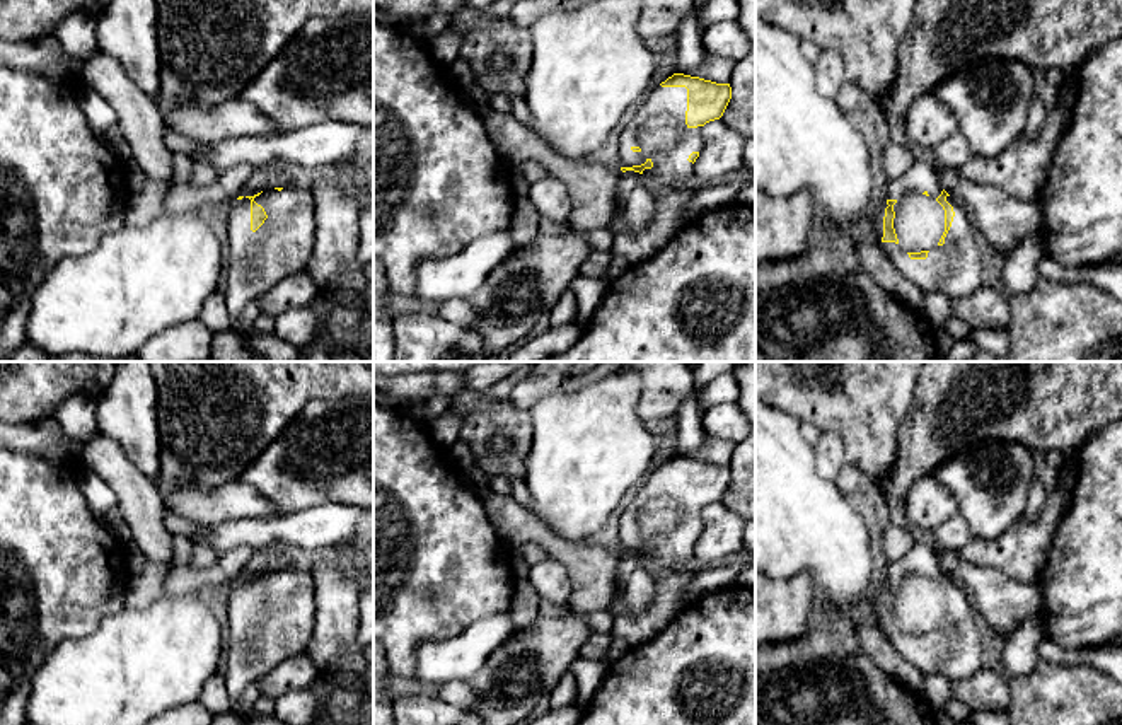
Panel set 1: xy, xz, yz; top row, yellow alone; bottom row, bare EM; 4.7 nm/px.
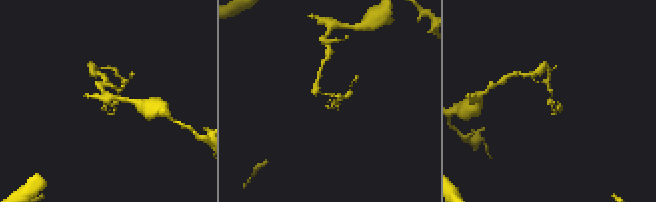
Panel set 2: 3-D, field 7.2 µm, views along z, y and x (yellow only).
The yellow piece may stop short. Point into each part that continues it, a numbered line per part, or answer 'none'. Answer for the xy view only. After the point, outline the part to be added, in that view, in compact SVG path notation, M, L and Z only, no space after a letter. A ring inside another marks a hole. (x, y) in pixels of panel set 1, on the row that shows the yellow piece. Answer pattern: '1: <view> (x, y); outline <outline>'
1: xy (256, 261); outline M286 186L281 191L266 189L254 198L269 218L256 230L251 230L251 200L235 200L227 223L225 246L225 304L232 319L232 328L242 346L259 362L266 362L249 343L249 333L237 326L247 302L259 299L286 276L300 273L314 252L314 194L309 189Z

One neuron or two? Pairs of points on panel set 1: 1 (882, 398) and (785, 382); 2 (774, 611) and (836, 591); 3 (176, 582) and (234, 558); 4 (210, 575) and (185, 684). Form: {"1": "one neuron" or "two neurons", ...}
{"1": "one neuron", "2": "two neurons", "3": "one neuron", "4": "two neurons"}

